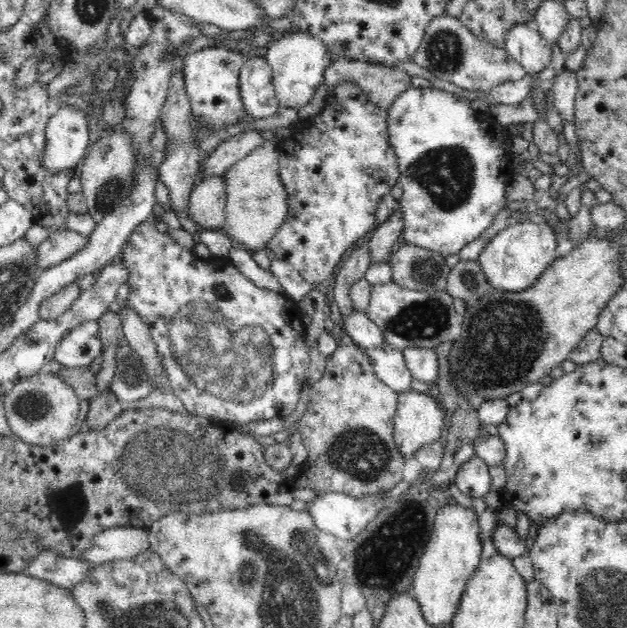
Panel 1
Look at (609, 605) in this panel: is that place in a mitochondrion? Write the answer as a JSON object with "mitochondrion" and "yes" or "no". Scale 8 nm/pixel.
{"mitochondrion":"yes"}

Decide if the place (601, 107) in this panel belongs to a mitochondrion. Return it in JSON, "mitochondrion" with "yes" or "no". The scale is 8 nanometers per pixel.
{"mitochondrion":"no"}

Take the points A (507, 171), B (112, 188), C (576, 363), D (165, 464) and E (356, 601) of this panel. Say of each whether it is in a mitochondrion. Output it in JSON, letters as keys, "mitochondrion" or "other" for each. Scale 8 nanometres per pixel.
{"A":"other","B":"mitochondrion","C":"other","D":"mitochondrion","E":"other"}

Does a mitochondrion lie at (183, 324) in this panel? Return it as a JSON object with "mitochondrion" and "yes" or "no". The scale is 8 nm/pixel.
{"mitochondrion":"yes"}

